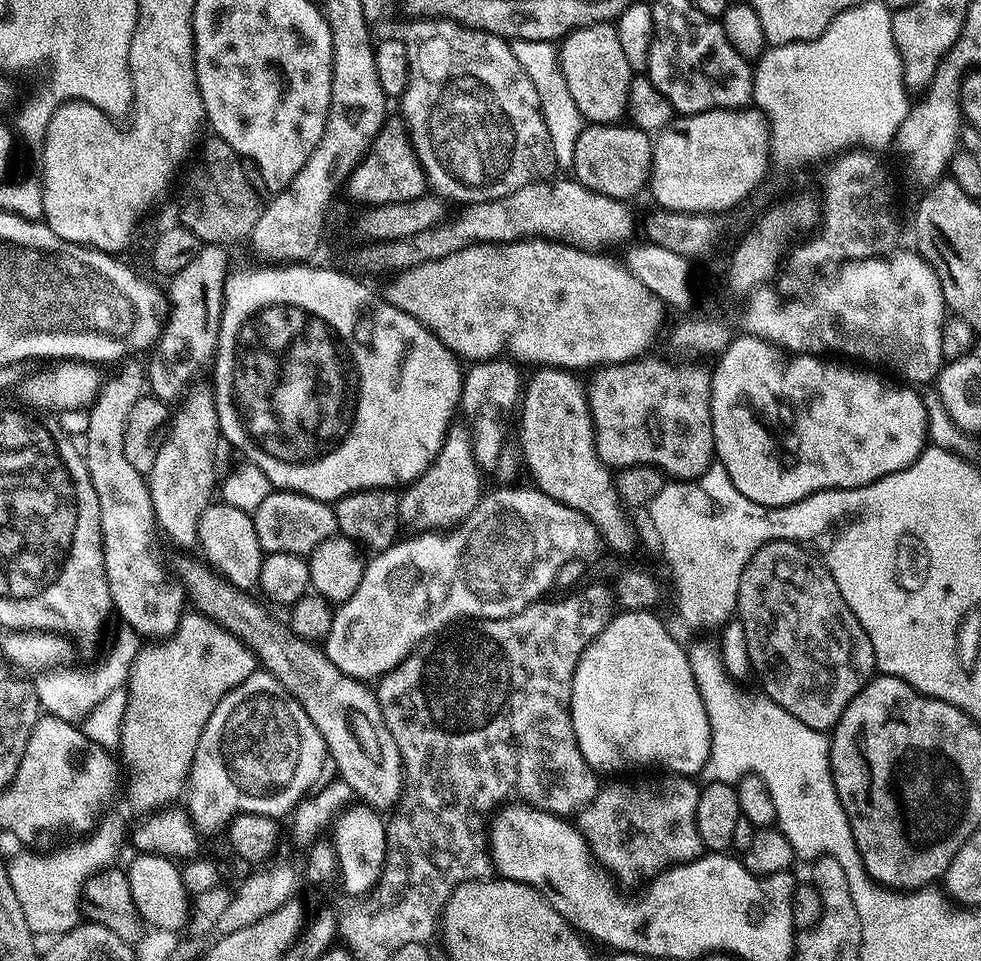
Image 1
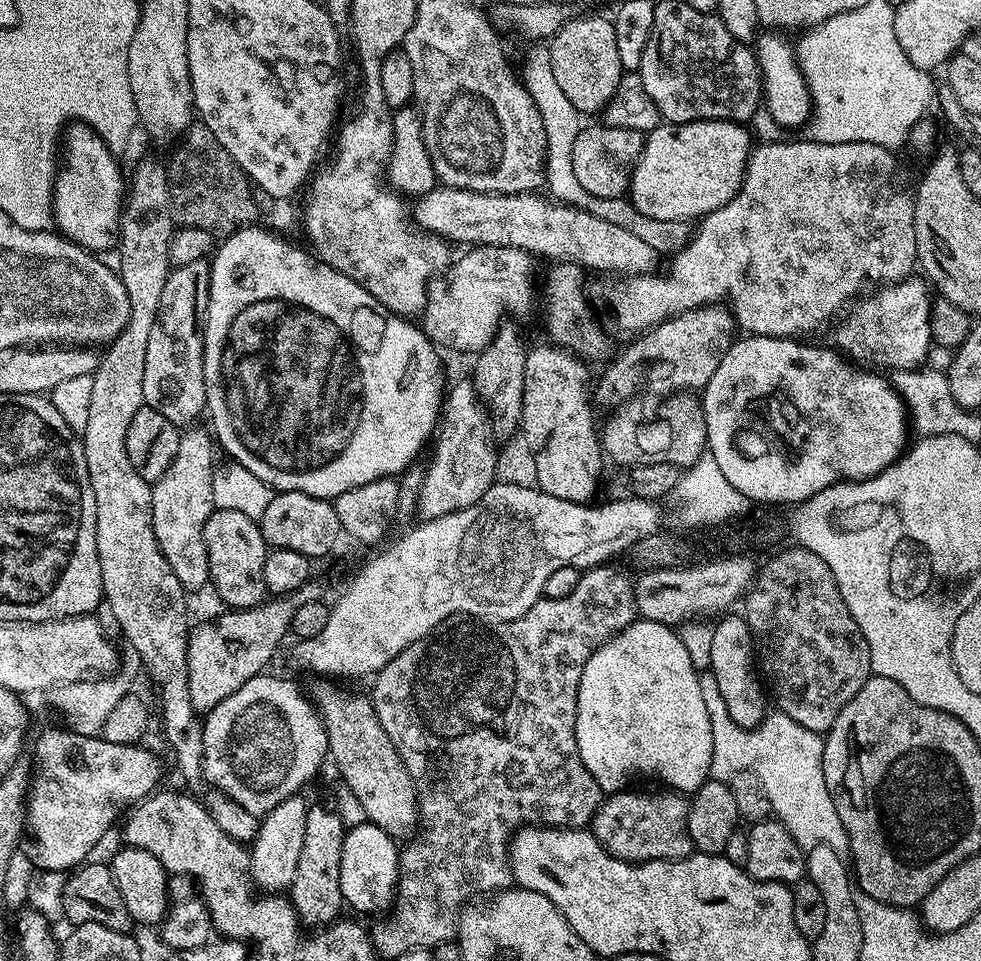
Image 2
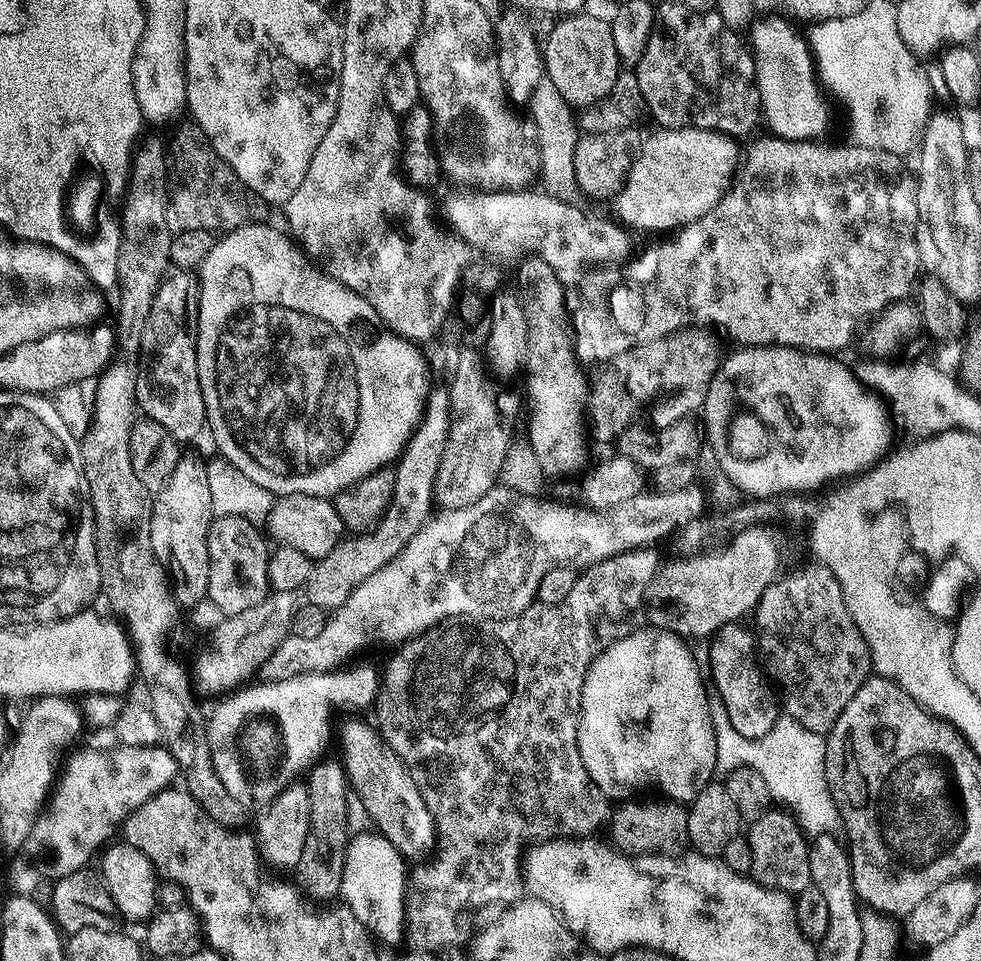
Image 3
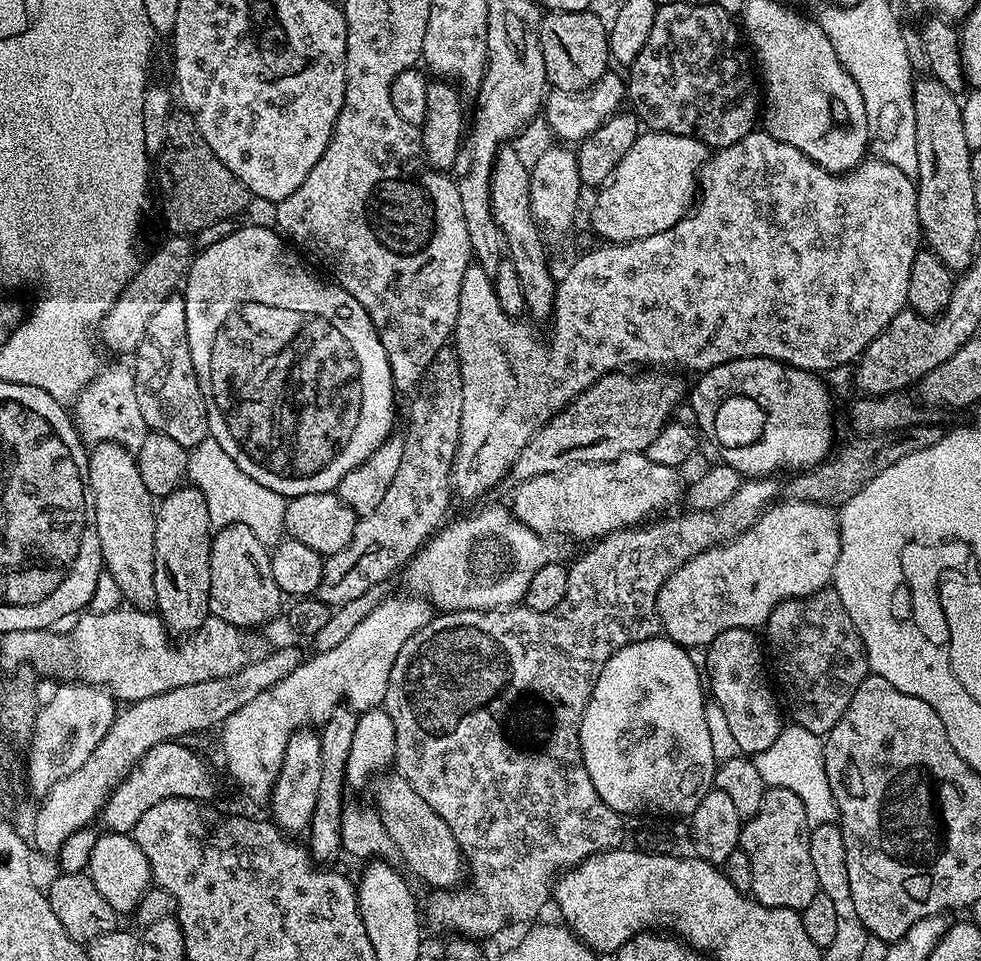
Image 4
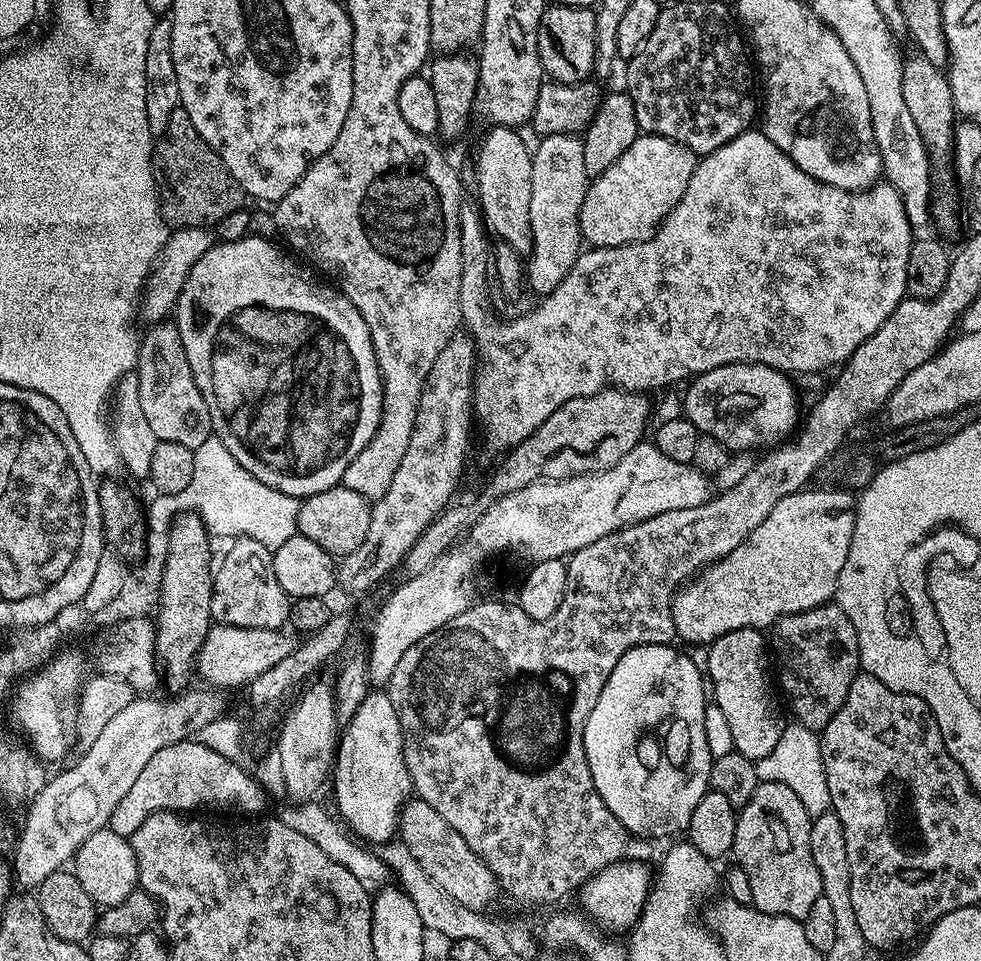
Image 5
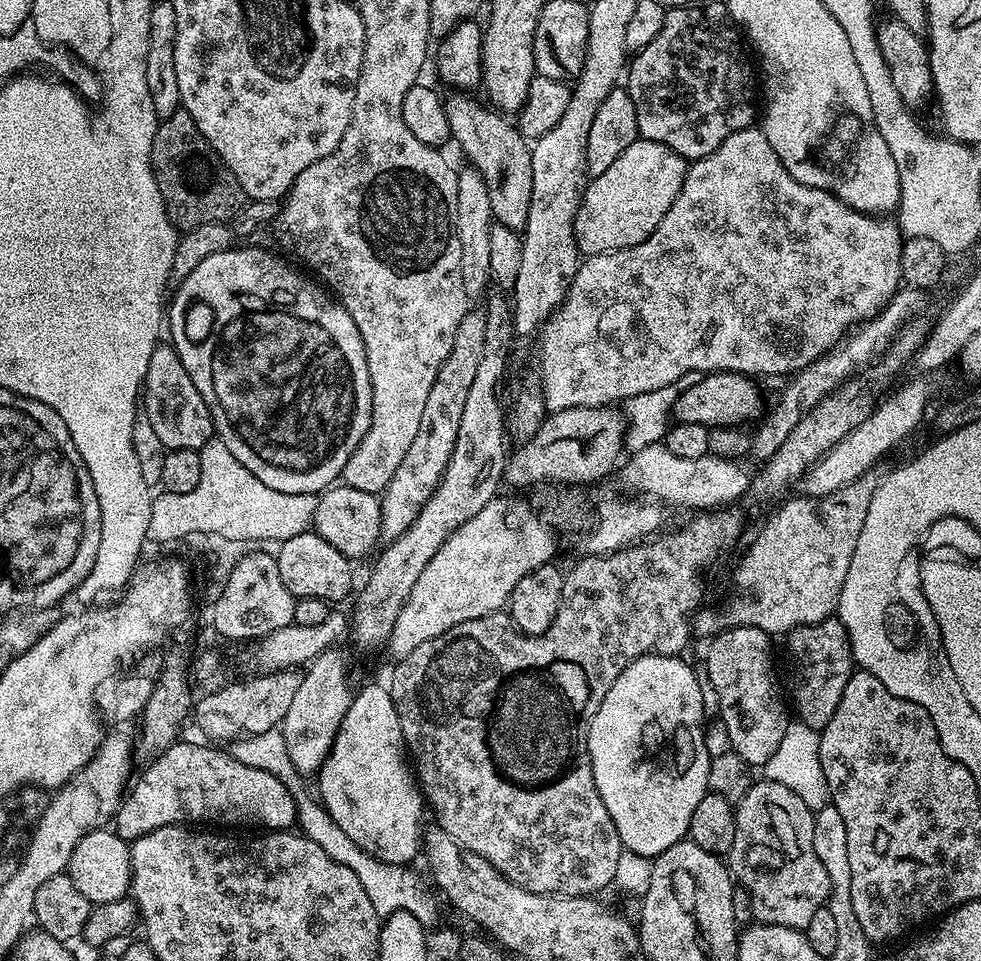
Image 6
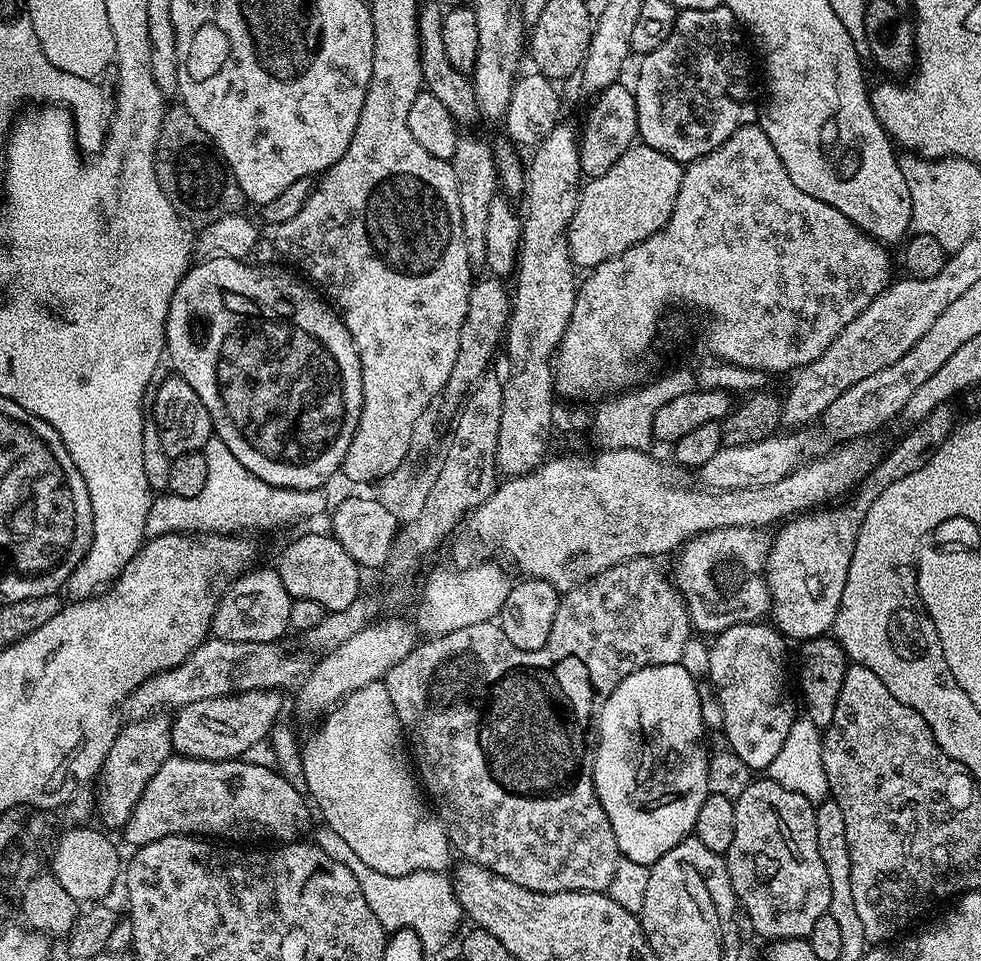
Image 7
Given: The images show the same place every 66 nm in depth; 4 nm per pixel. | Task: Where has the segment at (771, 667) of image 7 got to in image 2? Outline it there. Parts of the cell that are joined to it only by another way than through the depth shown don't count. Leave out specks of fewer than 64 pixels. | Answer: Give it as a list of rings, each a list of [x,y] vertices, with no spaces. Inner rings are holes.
[[[732,614],[721,615],[719,617],[721,620],[718,622],[715,621],[712,629],[712,637],[710,638],[710,674],[714,678],[714,682],[718,682],[718,690],[726,702],[728,713],[734,717],[736,723],[742,728],[755,728],[766,715],[766,709],[764,709],[766,688],[762,683],[761,677],[758,675],[756,653],[752,646],[752,631],[750,630],[748,621],[740,614],[736,614],[736,616],[728,615]]]

